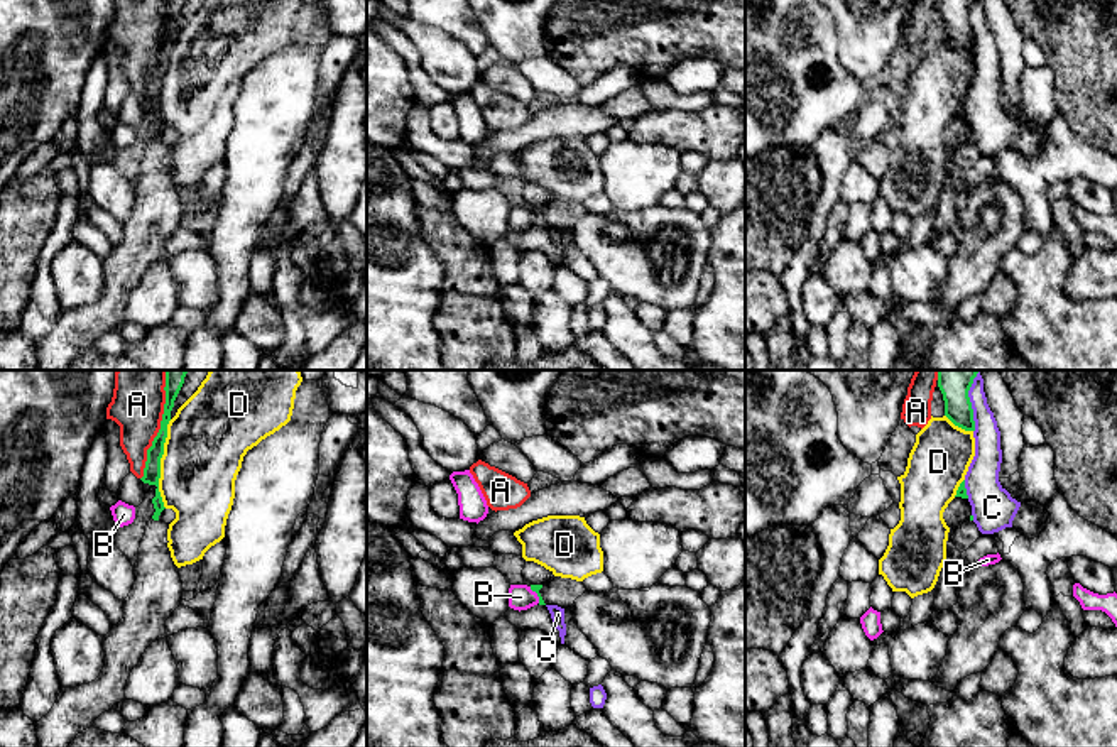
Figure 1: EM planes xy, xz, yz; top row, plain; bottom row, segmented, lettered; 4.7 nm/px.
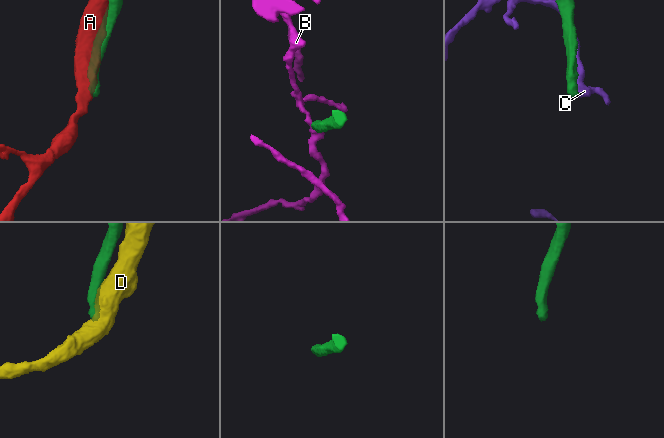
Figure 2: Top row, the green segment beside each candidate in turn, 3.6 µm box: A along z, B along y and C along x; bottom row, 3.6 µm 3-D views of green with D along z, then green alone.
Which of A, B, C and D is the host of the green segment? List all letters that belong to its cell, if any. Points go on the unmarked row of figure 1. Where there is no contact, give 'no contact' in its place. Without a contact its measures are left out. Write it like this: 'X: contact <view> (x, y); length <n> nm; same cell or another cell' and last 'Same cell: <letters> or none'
A: contact xy (159, 51); length 500 nm; another cell
B: contact xz (538, 217); length 90 nm; another cell
C: contact yz (970, 27); length 260 nm; another cell
D: contact xy (159, 85); length 420 nm; another cell
Same cell: none

